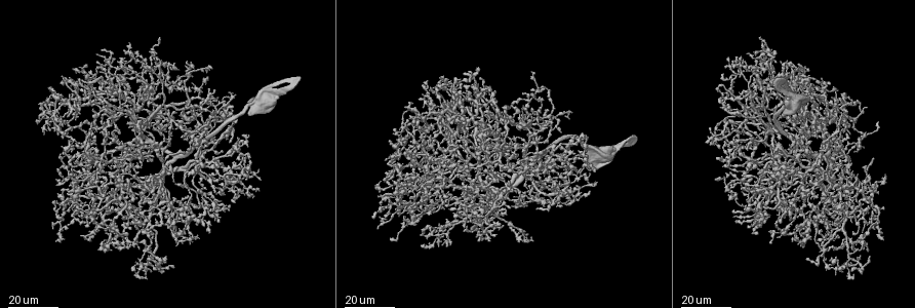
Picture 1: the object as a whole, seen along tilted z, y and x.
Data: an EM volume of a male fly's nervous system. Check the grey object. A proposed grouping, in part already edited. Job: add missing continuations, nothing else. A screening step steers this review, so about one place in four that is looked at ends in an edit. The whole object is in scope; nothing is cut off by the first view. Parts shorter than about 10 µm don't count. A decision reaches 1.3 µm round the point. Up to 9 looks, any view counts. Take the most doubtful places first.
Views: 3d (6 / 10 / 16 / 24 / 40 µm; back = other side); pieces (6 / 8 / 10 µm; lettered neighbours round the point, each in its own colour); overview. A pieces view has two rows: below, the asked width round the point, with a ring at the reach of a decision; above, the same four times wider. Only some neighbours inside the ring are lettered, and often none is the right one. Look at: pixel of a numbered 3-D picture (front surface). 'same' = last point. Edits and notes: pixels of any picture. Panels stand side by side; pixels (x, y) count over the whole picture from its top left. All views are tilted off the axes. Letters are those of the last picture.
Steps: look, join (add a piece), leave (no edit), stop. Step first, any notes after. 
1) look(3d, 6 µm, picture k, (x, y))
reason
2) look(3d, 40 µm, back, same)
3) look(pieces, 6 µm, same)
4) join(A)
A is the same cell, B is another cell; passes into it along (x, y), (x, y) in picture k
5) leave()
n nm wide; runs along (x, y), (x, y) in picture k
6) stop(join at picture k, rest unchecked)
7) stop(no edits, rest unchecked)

look(3d, 16 µm, picture 1, (868, 196))
an open end

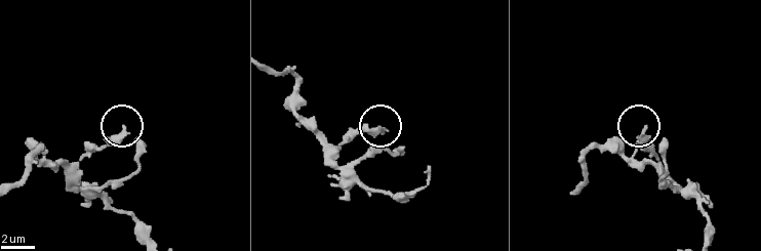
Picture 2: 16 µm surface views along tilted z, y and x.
look(pieces, 6 µm, picture 2, (123, 130))
see the neighbours

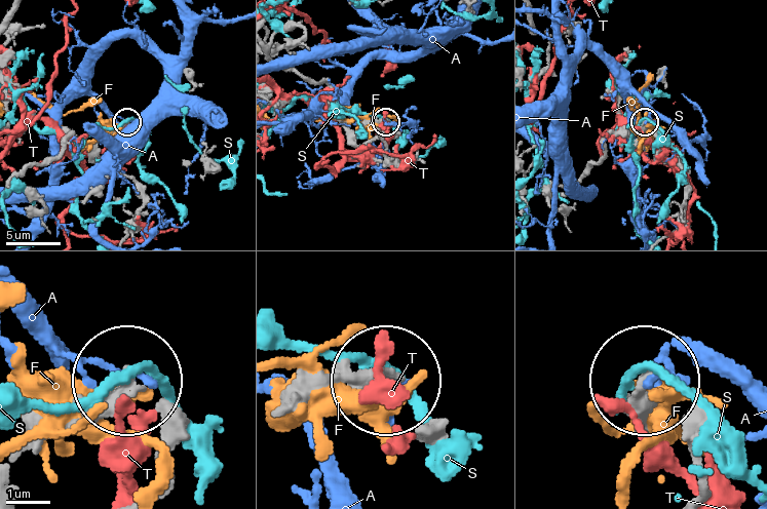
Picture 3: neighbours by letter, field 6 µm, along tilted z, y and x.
leave()
250 nm wide; A, F, S and T are other cells; no lettered piece goes on from it

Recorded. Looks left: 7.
look(3d, 24 µm, picture 1, (882, 208))
end of a long branch

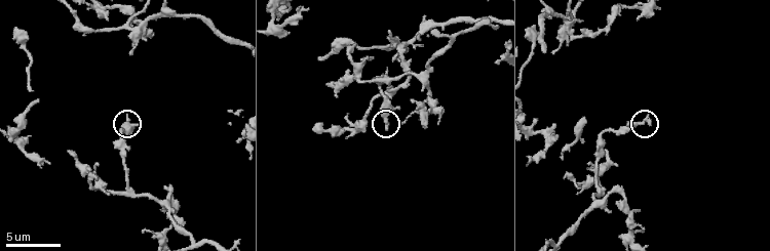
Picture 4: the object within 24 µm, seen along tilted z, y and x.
look(pieces, 10 µm, picture 4, (385, 130))
what lies round it

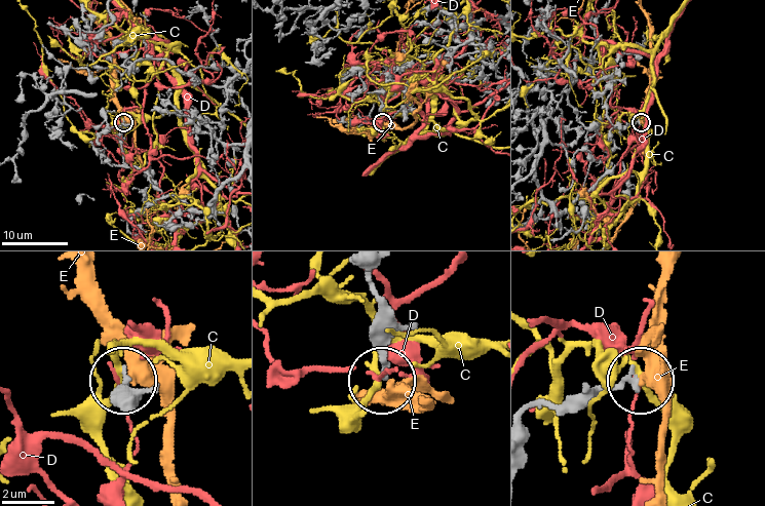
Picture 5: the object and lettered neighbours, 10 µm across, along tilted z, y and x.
leave()
C, D and E are other cells; runs along (528, 410), (541, 403), (581, 403), (639, 379) in picture 5; no lettered piece goes on from it

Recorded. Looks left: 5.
look(3d, 24 µm, picture 1, (853, 193))
free end

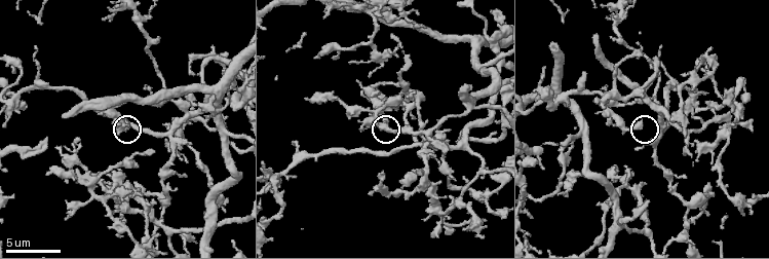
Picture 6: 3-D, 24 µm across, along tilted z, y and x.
look(pieces, 6 µm, picture 6, (642, 118))

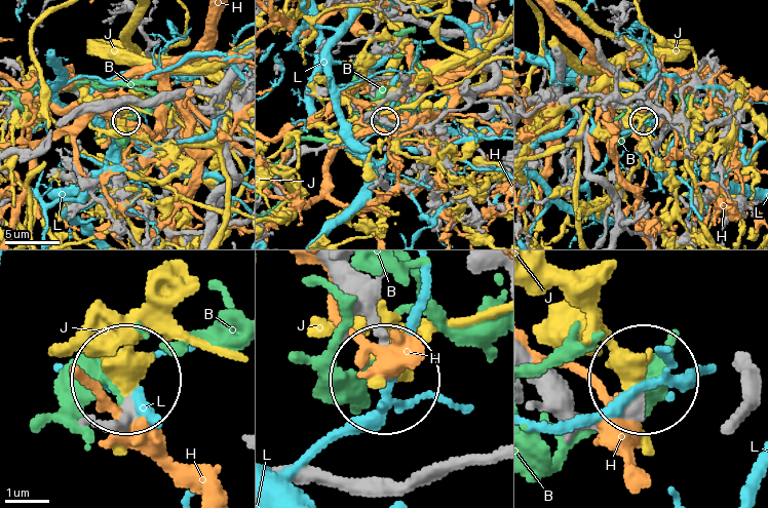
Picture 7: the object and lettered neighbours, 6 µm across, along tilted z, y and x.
leave()
330 nm wide; B, H, J and L are other cells; no lettered piece goes on from it

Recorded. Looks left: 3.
look(3d, 24 µm, picture 1, (106, 136))
branch stops here

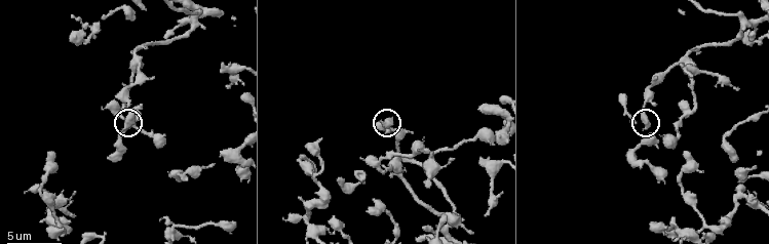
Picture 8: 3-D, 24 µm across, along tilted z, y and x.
look(pieces, 8 µm, picture 8, (124, 127))
see the neighbours

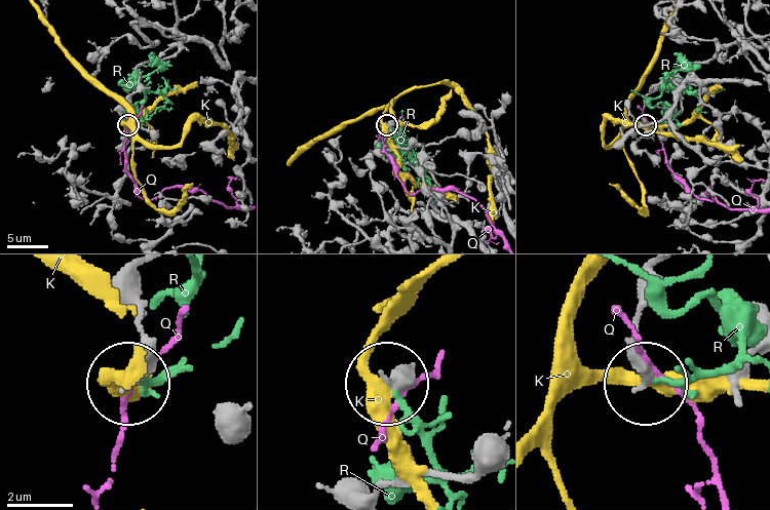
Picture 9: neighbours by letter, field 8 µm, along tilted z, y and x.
leave()
K, Q and R are other cells; none of them fits

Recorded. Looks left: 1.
stop(no edits, rest unchecked)

